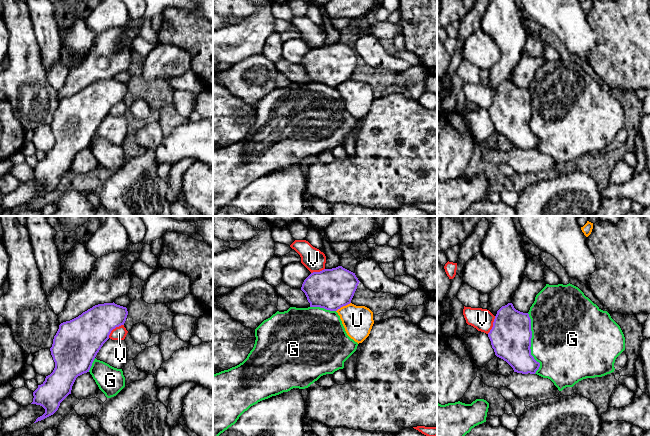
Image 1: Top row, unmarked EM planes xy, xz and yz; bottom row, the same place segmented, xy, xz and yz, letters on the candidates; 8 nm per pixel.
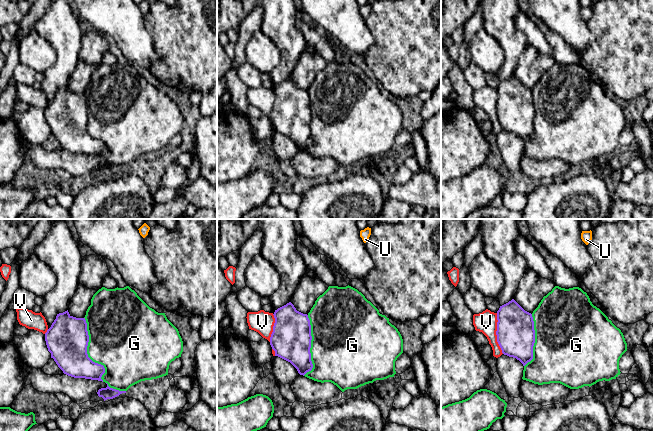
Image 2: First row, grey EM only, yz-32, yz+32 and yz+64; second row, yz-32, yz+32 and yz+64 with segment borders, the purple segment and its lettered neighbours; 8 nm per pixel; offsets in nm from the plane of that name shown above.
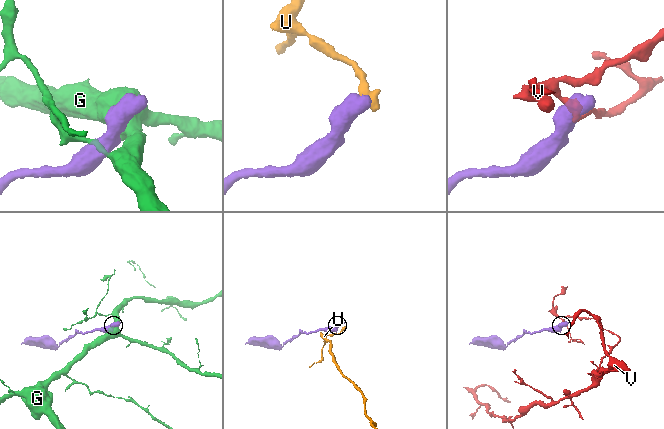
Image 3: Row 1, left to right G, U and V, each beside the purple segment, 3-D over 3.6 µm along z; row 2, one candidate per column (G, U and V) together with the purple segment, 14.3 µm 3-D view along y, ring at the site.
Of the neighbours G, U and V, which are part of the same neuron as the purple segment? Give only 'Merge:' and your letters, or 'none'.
Merge: none

